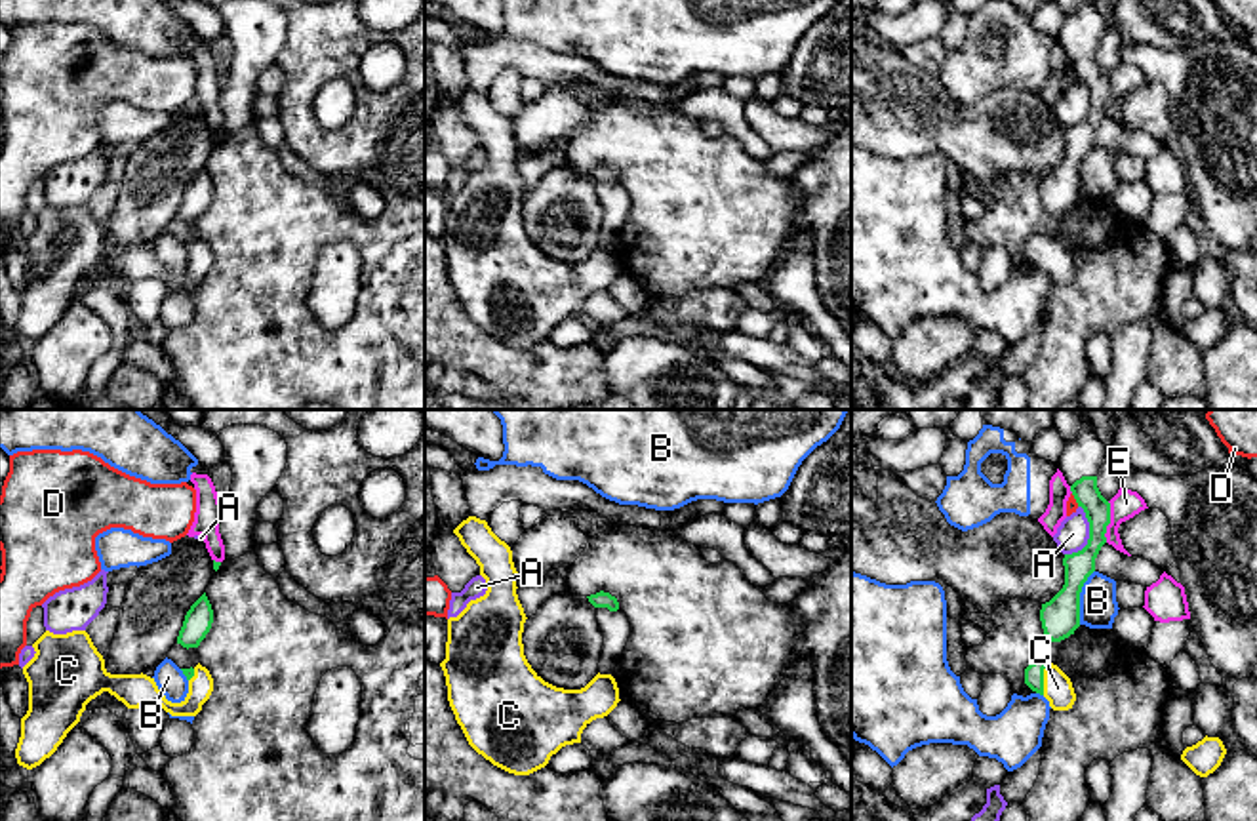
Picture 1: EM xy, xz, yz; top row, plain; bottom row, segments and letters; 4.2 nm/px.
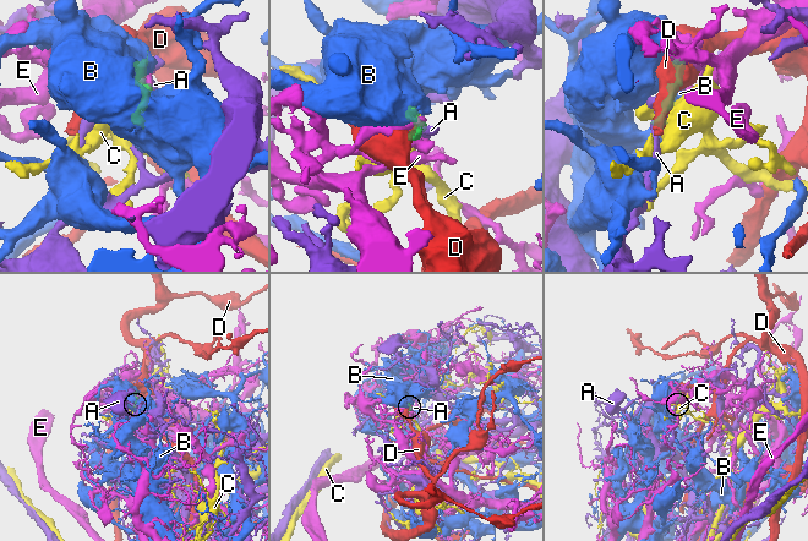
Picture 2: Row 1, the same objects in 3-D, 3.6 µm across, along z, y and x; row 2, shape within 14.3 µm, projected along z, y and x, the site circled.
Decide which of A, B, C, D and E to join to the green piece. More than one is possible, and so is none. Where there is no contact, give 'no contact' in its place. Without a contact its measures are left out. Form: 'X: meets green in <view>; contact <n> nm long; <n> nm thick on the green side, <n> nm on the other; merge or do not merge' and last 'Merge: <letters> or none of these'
A: meets green in yz; contact 220 nm long; 120 nm thick on the green side, 140 nm on the other; do not merge
B: meets green in yz; contact 240 nm long; 160 nm thick on the green side, 160 nm on the other; do not merge
C: meets green in yz; contact 140 nm long; 80 nm thick on the green side, 130 nm on the other; merge
D: meets green in yz; contact 70 nm long; 110 nm thick on the green side, 50 nm on the other; do not merge
E: meets green in yz; contact 180 nm long; 120 nm thick on the green side, 120 nm on the other; do not merge
Merge: C

